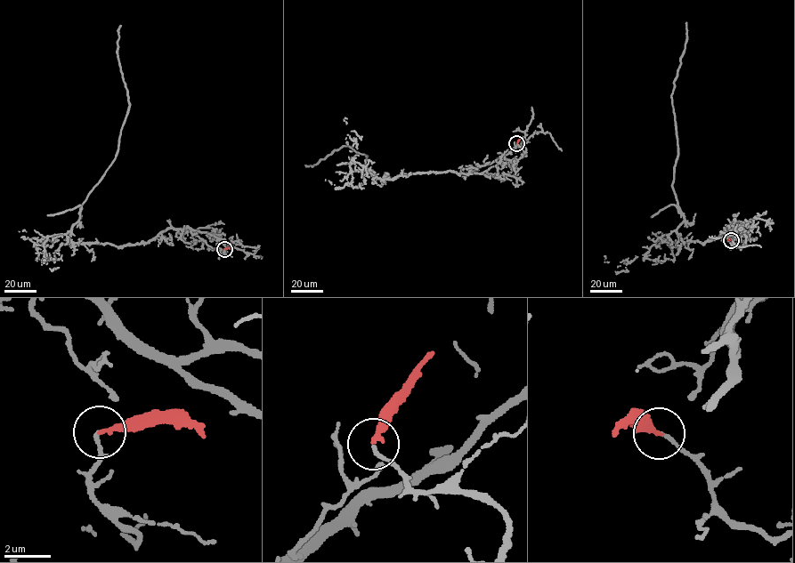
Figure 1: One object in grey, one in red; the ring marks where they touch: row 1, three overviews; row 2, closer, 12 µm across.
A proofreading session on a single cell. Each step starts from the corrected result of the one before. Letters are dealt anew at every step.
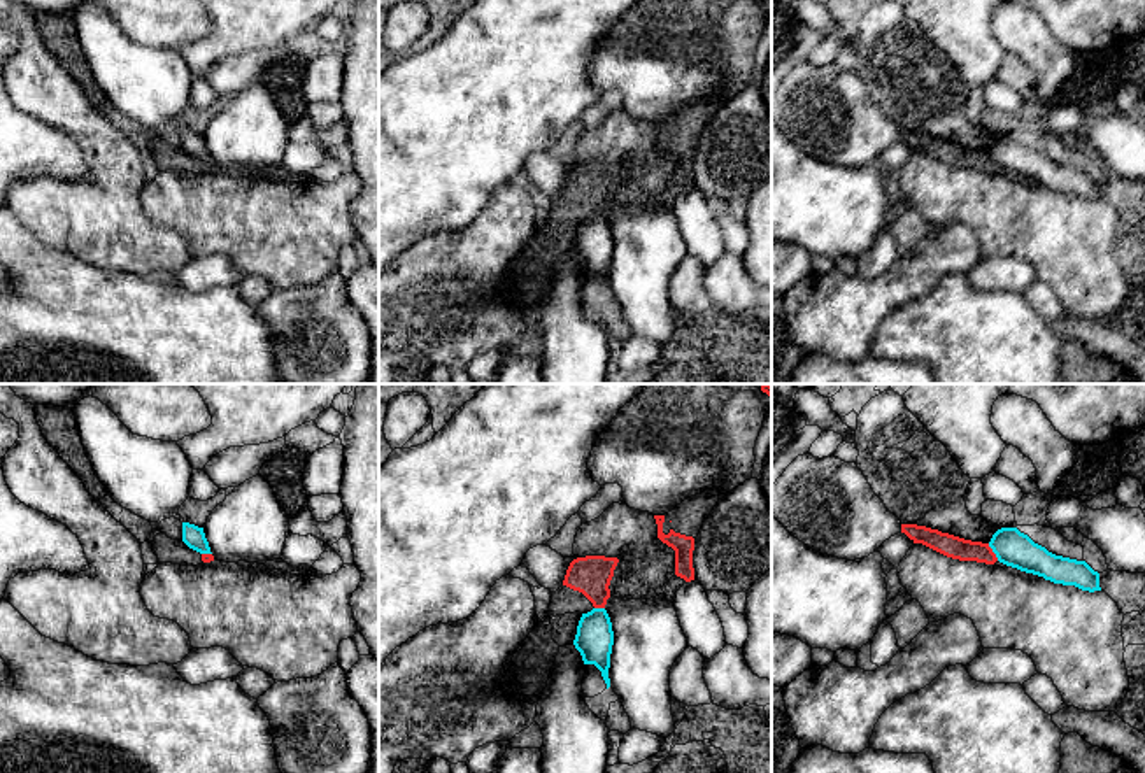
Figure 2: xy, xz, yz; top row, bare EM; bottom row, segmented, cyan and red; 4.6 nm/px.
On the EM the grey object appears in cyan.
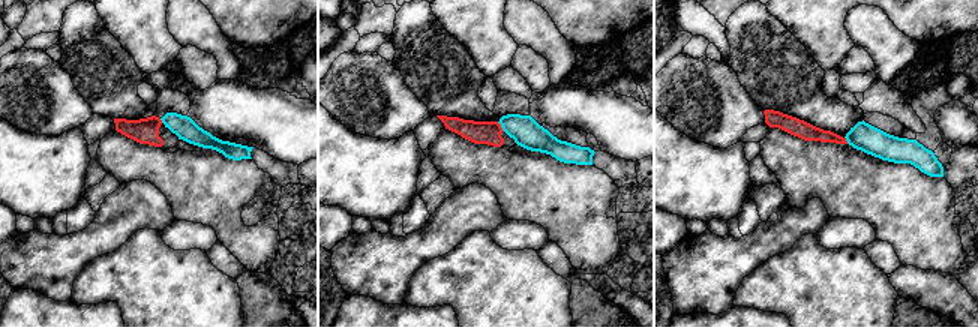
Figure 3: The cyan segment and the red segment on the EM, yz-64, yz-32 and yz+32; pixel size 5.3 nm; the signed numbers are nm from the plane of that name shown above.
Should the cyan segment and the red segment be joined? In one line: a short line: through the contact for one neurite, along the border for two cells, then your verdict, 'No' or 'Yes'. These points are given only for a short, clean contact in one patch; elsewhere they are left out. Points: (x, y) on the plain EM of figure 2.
Line: yz (988, 151), (998, 167). No

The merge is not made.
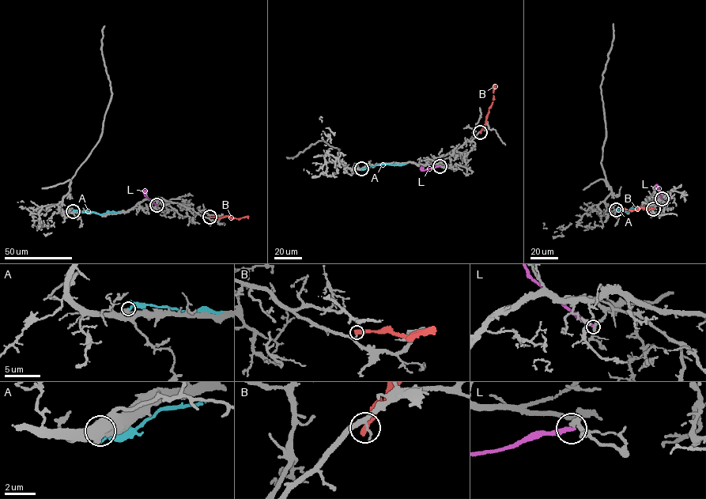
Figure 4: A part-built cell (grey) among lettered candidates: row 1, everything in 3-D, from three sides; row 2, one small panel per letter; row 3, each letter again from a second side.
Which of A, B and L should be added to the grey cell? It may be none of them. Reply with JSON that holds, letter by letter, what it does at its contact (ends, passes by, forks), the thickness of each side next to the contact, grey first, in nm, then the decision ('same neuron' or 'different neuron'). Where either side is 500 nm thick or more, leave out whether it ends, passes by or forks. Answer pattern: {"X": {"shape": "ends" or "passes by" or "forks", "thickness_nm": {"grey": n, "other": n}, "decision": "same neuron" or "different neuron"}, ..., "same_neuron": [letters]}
{"A": {"thickness_nm": {"grey": 650, "other": 180}, "decision": "different neuron"}, "B": {"shape": "ends", "thickness_nm": {"grey": 140, "other": 480}, "decision": "different neuron"}, "L": {"shape": "ends", "thickness_nm": {"grey": 300, "other": 340}, "decision": "different neuron"}, "same_neuron": []}

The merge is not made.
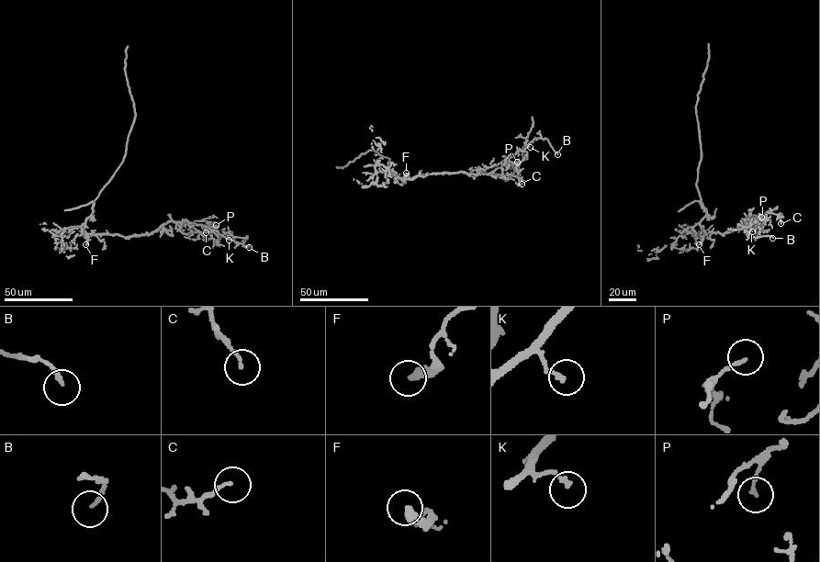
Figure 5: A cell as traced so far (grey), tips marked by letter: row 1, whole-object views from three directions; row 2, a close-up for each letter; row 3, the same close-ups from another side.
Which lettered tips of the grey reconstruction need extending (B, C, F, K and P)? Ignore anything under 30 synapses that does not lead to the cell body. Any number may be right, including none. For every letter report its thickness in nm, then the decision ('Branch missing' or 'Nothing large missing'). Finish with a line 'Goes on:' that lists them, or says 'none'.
B: Thickness 160 nm. Nothing large missing
C: Thickness 130 nm. Nothing large missing
F: Thickness 380 nm. Nothing large missing
K: Thickness 180 nm. Nothing large missing
P: Thickness 130 nm. Nothing large missing
Goes on: none

